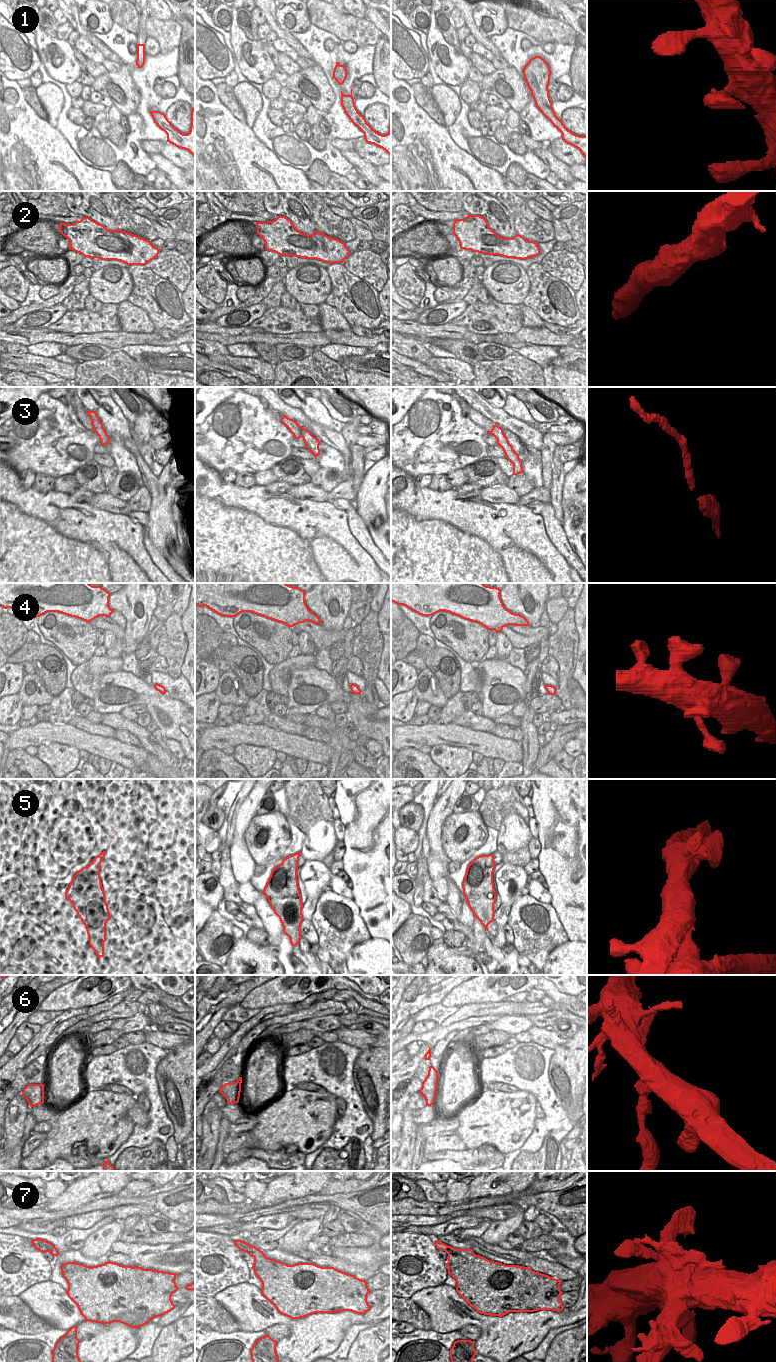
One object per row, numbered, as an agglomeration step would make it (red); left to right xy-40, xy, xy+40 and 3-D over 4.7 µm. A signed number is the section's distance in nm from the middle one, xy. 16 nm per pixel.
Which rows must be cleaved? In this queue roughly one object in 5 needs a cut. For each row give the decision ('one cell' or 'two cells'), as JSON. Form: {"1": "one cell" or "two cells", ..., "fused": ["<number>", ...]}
{"1": "one cell", "2": "one cell", "3": "one cell", "4": "one cell", "5": "one cell", "6": "two cells", "7": "one cell", "fused": ["6"]}

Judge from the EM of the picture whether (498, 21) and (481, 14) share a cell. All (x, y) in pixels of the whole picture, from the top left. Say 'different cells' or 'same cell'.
same cell

